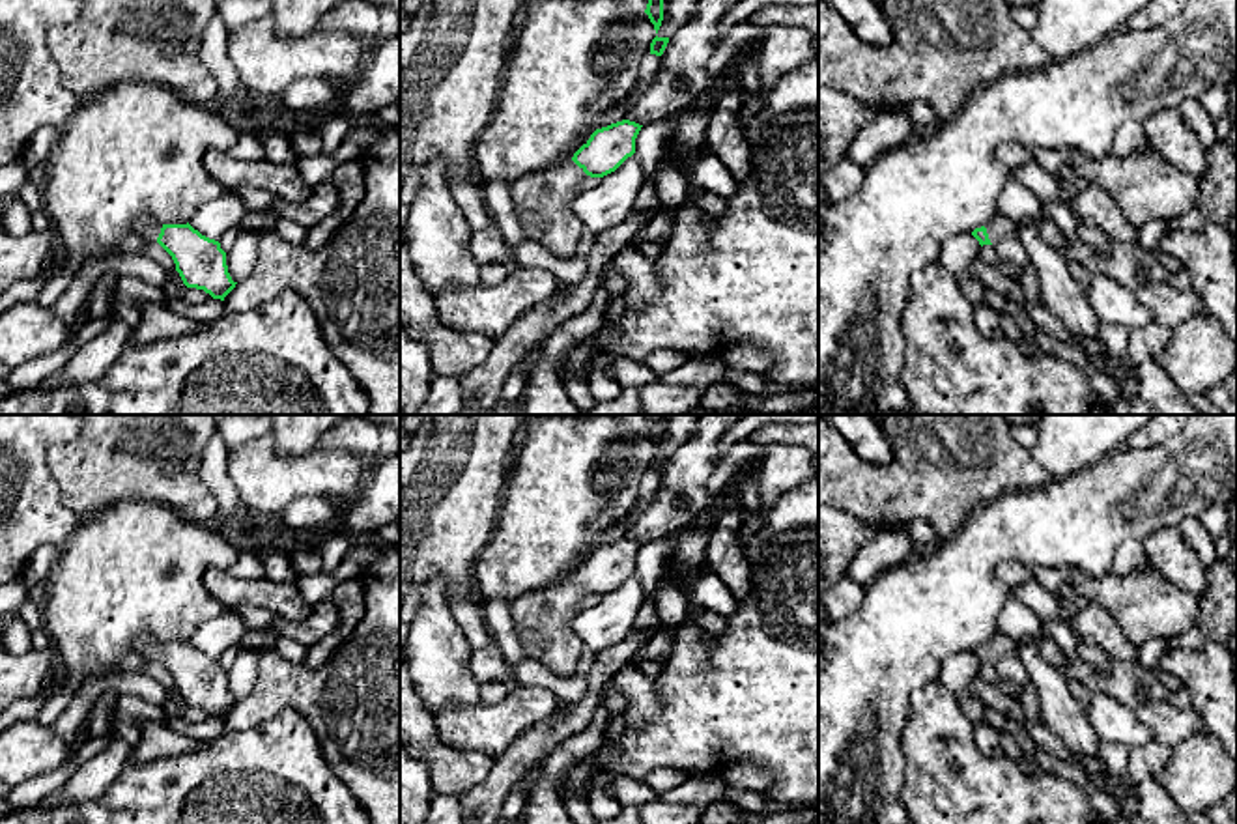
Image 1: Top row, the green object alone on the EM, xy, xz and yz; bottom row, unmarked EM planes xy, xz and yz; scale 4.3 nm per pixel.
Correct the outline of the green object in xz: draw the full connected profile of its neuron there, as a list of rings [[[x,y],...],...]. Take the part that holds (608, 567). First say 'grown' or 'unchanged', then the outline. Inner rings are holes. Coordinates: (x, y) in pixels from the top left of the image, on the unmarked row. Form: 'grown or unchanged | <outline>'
grown | [[[622,538],[596,547],[572,577],[508,604],[525,660],[542,663],[555,676],[574,676],[585,648],[572,630],[581,600],[587,594],[604,596],[632,575],[641,546]]]

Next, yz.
grown | [[[998,630],[987,645],[975,646],[972,654],[981,665],[998,665],[1003,656],[1017,656],[1017,646],[1011,637]]]

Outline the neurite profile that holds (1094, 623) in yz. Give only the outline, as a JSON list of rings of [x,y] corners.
[[[1089,604],[1071,620],[1078,641],[1095,641],[1110,660],[1136,660],[1138,645],[1123,633],[1117,620],[1104,607]]]

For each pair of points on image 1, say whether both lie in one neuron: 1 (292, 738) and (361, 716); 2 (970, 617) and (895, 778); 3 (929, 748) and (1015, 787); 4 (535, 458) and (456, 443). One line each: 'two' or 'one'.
1: two
2: one
3: one
4: two

